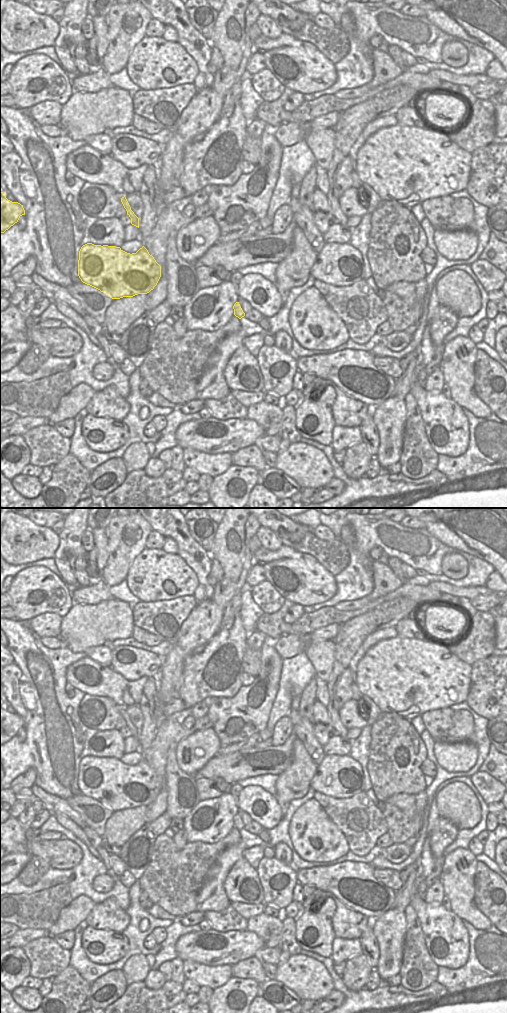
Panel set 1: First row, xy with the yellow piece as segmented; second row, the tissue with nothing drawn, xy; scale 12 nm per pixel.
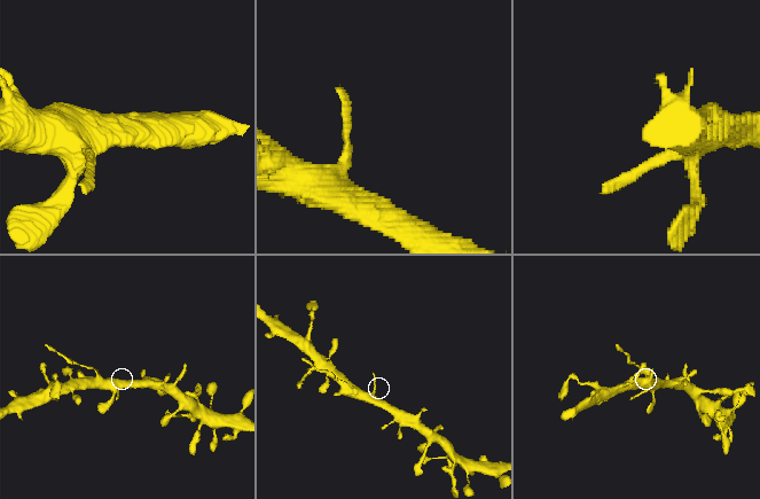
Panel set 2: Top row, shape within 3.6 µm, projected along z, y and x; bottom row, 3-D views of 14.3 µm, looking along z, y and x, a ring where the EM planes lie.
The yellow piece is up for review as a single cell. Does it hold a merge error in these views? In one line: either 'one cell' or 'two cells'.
two cells

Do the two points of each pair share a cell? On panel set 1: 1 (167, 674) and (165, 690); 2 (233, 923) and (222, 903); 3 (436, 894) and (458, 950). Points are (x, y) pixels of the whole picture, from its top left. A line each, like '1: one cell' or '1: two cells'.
1: one cell
2: two cells
3: two cells

